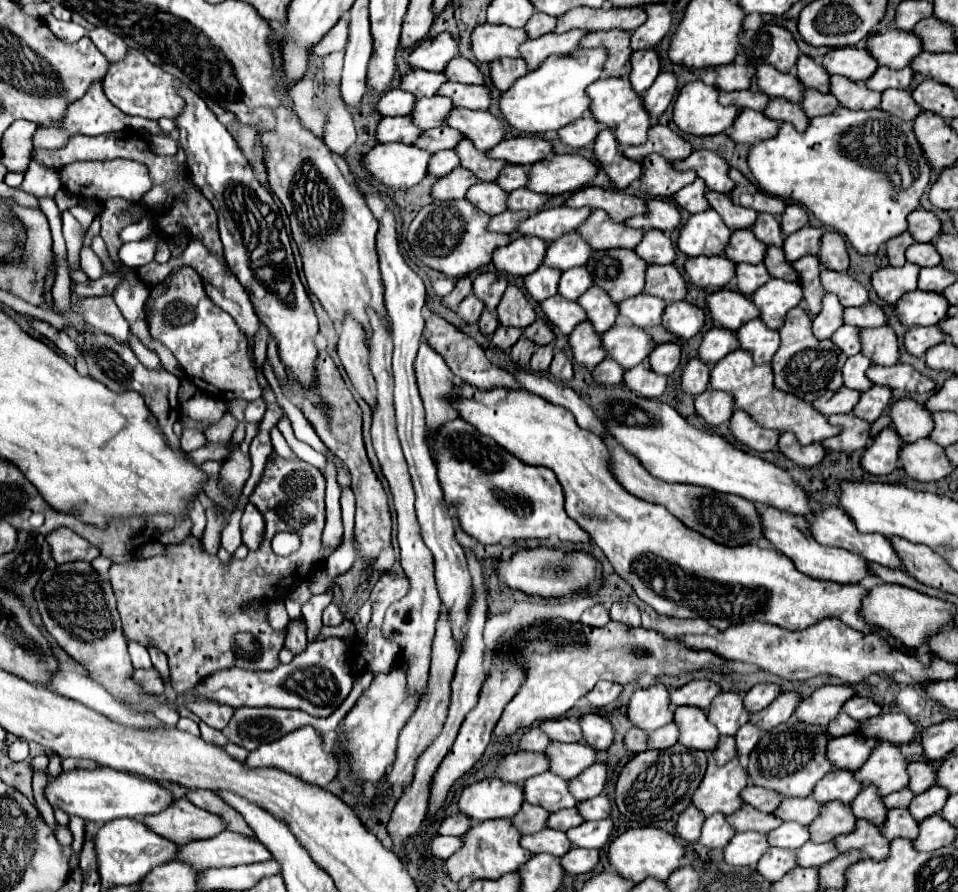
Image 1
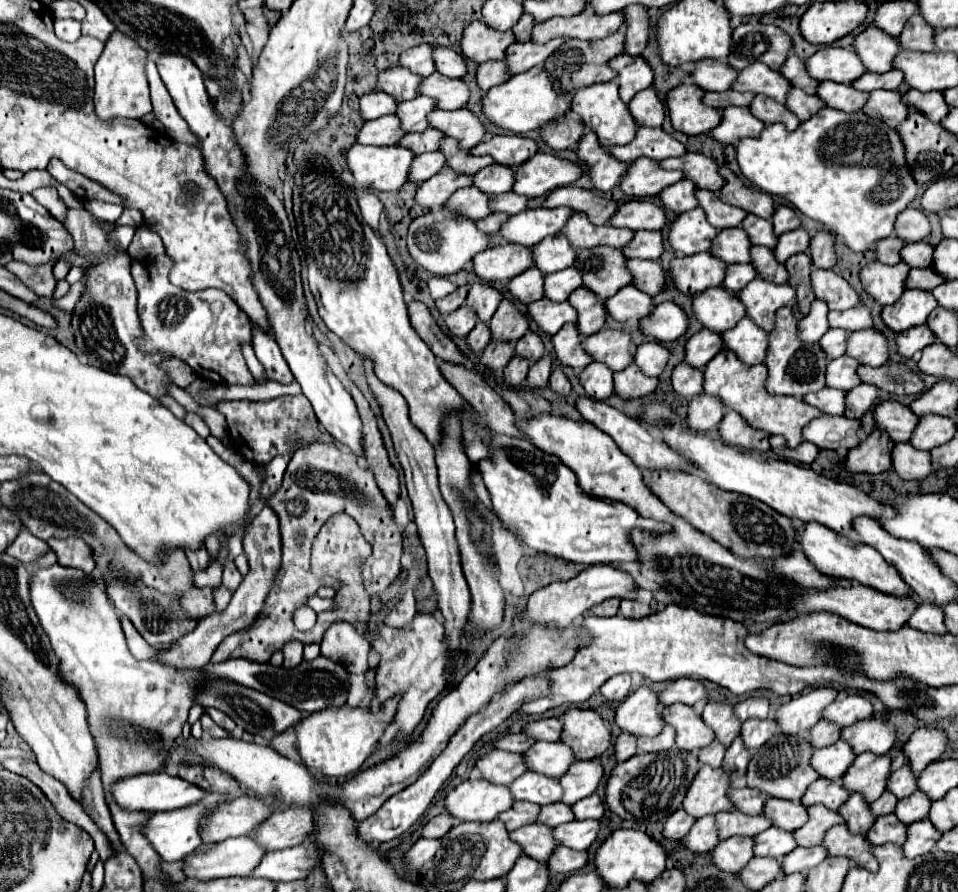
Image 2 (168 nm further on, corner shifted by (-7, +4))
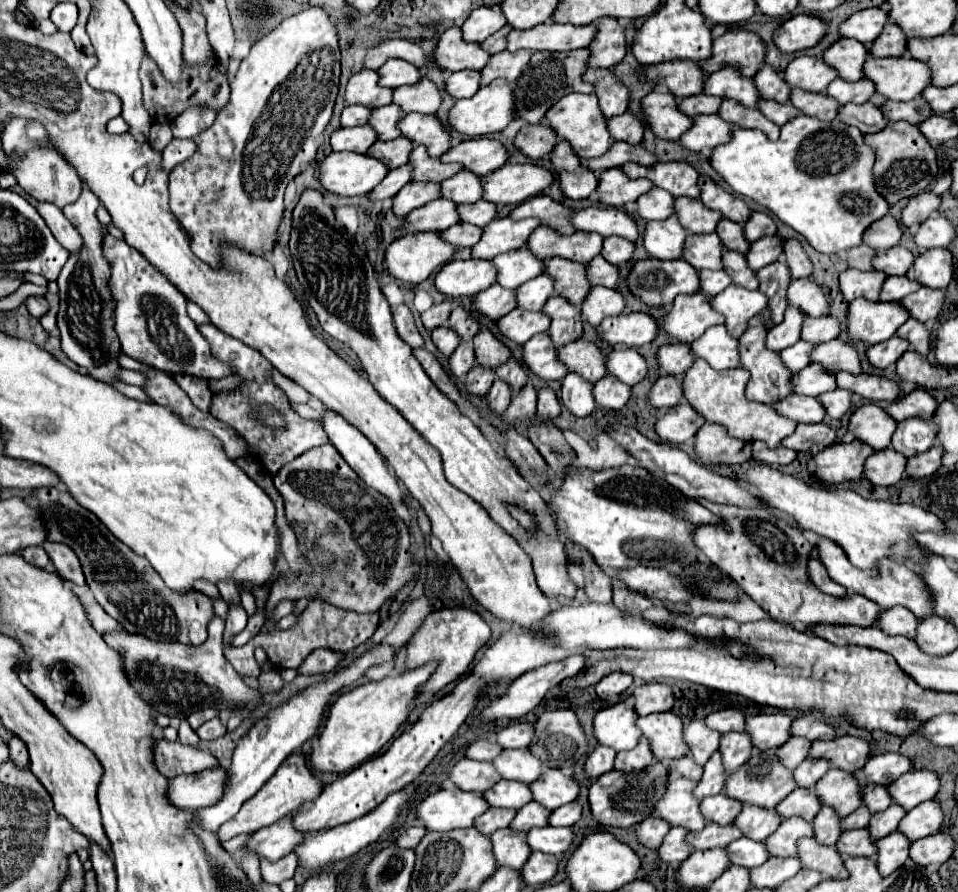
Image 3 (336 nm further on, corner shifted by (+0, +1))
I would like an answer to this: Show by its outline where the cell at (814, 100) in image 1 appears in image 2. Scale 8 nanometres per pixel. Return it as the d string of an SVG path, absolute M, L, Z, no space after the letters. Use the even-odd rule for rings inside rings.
M792 88L792 96L788 96L786 106L792 108L792 112L804 122L804 120L808 120L812 114L816 114L818 110L822 110L826 104L824 104L824 100L820 100L816 94L810 96L810 94L802 92L800 88Z

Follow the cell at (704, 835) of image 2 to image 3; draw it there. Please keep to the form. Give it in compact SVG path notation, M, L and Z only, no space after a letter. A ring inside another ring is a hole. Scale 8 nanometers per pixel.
M673 827L665 835L661 847L657 849L659 859L665 861L665 863L681 863L681 861L685 861L693 851L693 847L689 847L685 843L685 835L687 835L687 831L681 831L681 827Z

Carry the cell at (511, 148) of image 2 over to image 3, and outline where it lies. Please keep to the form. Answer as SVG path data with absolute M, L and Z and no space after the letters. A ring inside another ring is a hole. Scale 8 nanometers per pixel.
M467 139L459 145L451 147L447 153L439 157L443 163L461 163L471 173L483 177L499 167L503 167L509 159L505 147L497 139Z

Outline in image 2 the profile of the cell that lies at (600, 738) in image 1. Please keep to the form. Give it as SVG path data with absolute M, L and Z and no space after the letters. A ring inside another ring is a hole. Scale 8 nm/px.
M566 708L564 716L564 744L568 744L578 760L596 758L610 748L612 732L608 722L594 710Z

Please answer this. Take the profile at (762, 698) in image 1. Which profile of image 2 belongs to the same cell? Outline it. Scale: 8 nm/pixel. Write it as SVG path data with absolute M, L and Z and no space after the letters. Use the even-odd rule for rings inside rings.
M764 696L748 698L736 704L736 714L740 716L742 722L748 718L768 718L768 712L770 712L770 700Z

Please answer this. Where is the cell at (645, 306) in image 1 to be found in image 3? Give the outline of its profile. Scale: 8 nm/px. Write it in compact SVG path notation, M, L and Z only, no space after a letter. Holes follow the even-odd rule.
M597 285L597 287L591 287L589 295L585 297L581 305L581 317L583 321L597 327L605 317L623 313L623 309L625 309L625 301L615 289Z

